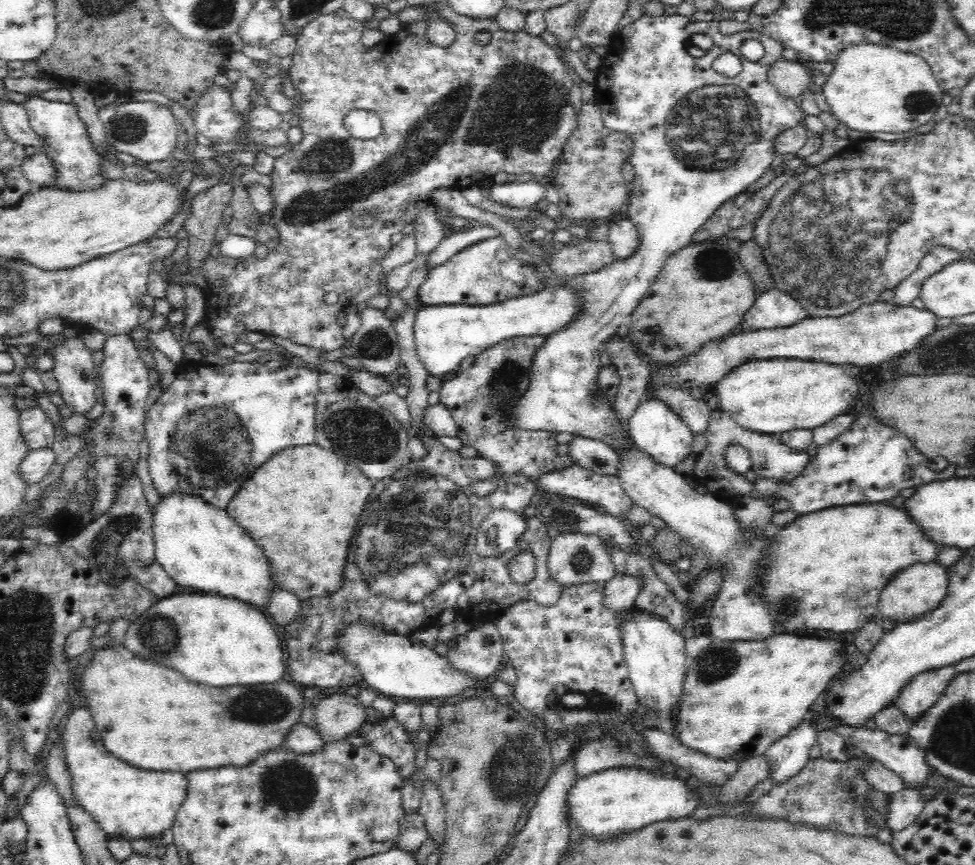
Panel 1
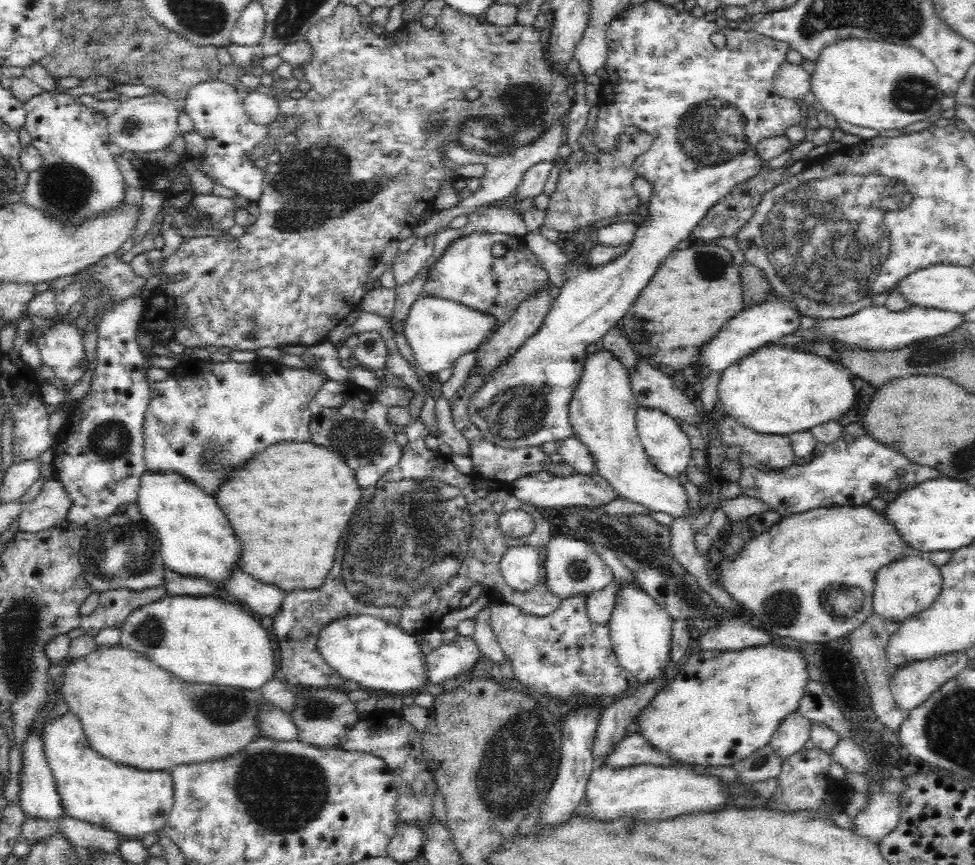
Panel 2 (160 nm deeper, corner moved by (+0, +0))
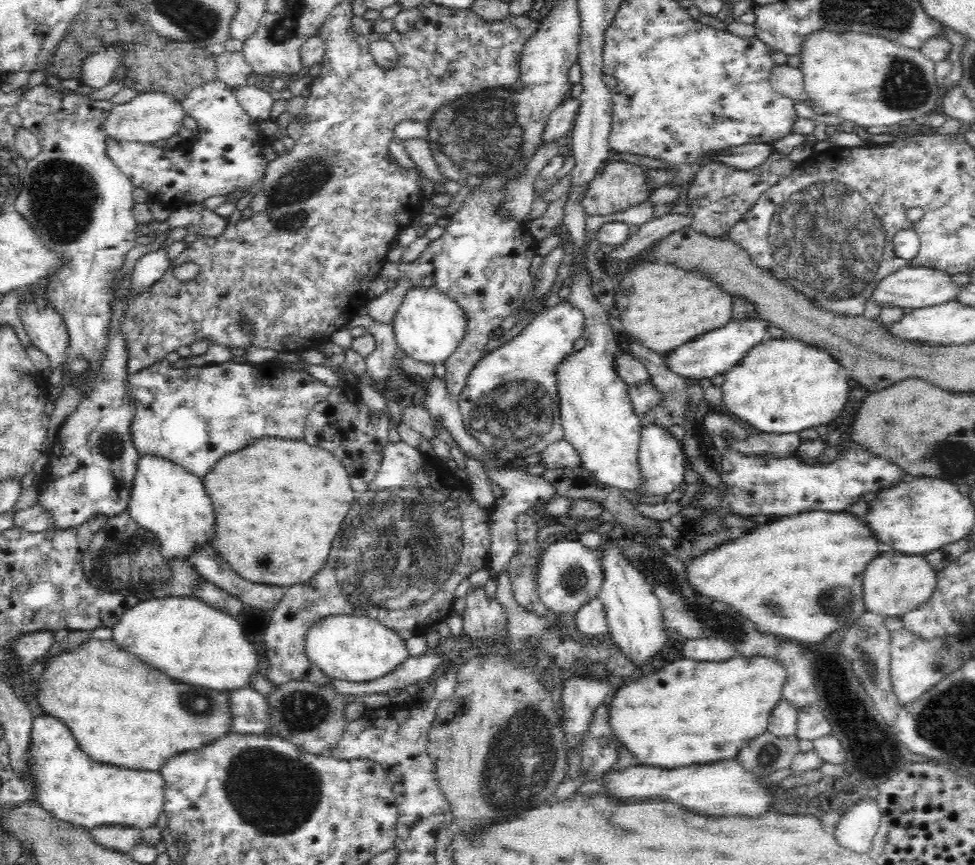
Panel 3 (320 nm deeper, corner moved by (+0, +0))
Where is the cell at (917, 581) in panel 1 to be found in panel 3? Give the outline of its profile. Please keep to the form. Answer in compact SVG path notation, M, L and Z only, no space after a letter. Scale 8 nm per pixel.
M886 552L868 564L862 578L864 605L868 612L883 617L903 617L907 612L916 610L934 594L937 570L923 555L905 555L901 552Z

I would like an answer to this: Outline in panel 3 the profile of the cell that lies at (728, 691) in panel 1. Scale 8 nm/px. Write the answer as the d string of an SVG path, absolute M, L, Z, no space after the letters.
M738 654L722 662L677 657L660 672L640 671L637 679L613 691L610 725L616 739L628 748L638 764L676 768L730 760L752 740L764 735L768 718L783 700L787 667L779 658Z

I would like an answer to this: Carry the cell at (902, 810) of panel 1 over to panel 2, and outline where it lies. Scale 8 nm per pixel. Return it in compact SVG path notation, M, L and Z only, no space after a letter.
M871 793L864 810L855 818L854 833L868 837L870 841L879 843L888 836L903 817L903 804L897 793Z

